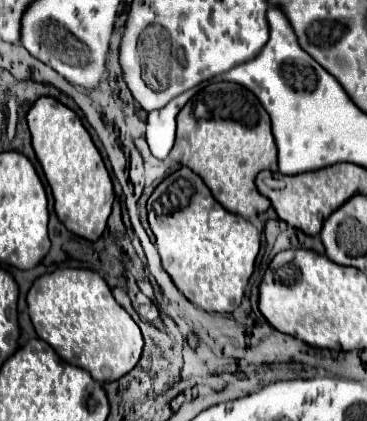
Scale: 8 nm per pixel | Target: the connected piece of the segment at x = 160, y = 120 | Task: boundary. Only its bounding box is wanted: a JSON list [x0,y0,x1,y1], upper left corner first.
[147,90,191,158]

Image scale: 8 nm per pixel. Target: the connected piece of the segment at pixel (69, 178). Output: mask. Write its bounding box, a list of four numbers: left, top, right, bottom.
[27,96,115,242]

